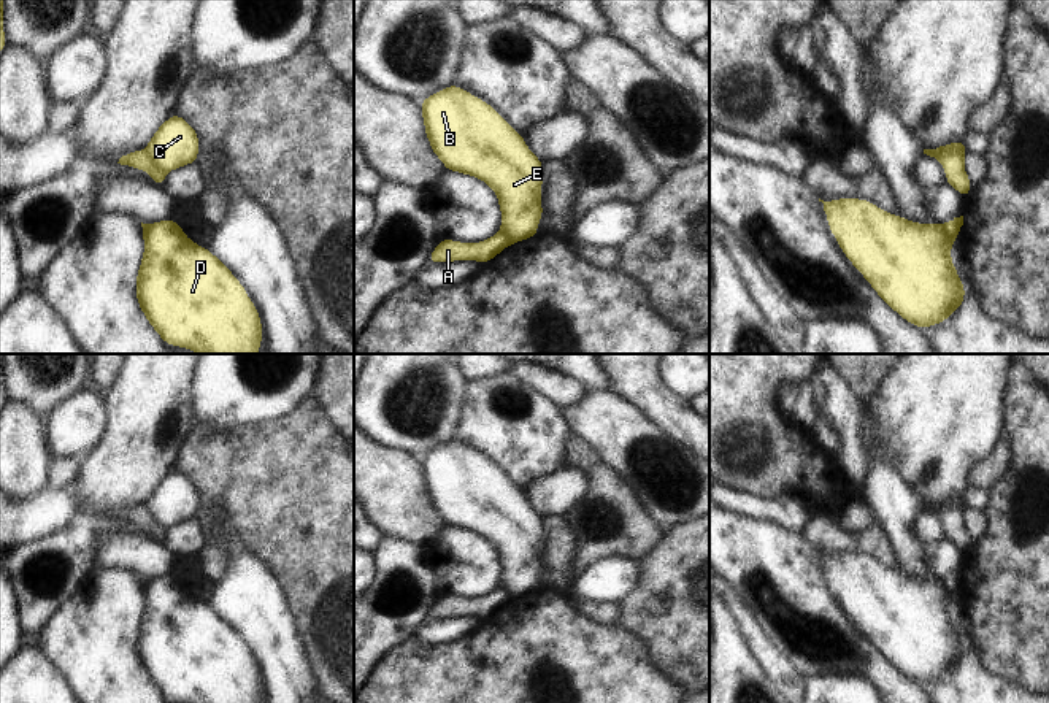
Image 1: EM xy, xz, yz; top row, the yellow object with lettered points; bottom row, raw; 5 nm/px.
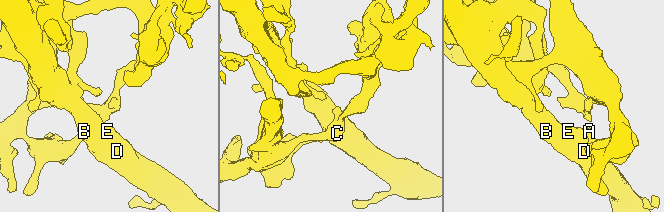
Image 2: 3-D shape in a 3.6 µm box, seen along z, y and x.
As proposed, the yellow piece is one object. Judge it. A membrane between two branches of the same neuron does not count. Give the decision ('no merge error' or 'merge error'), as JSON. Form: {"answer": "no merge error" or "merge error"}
{"answer": "merge error"}

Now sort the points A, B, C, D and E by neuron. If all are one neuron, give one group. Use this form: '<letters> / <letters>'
A / B C D E

